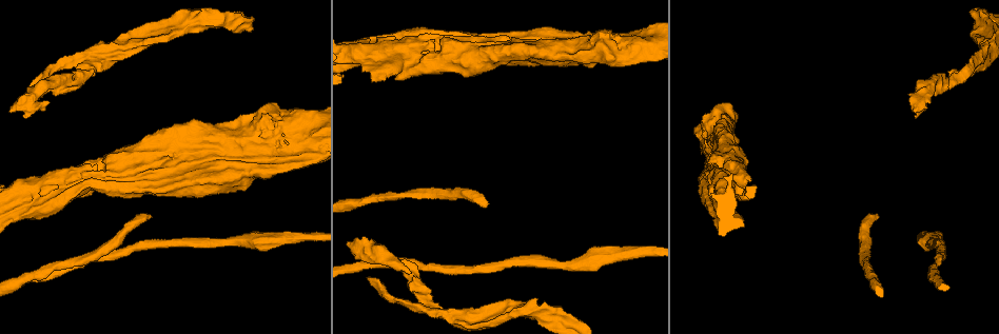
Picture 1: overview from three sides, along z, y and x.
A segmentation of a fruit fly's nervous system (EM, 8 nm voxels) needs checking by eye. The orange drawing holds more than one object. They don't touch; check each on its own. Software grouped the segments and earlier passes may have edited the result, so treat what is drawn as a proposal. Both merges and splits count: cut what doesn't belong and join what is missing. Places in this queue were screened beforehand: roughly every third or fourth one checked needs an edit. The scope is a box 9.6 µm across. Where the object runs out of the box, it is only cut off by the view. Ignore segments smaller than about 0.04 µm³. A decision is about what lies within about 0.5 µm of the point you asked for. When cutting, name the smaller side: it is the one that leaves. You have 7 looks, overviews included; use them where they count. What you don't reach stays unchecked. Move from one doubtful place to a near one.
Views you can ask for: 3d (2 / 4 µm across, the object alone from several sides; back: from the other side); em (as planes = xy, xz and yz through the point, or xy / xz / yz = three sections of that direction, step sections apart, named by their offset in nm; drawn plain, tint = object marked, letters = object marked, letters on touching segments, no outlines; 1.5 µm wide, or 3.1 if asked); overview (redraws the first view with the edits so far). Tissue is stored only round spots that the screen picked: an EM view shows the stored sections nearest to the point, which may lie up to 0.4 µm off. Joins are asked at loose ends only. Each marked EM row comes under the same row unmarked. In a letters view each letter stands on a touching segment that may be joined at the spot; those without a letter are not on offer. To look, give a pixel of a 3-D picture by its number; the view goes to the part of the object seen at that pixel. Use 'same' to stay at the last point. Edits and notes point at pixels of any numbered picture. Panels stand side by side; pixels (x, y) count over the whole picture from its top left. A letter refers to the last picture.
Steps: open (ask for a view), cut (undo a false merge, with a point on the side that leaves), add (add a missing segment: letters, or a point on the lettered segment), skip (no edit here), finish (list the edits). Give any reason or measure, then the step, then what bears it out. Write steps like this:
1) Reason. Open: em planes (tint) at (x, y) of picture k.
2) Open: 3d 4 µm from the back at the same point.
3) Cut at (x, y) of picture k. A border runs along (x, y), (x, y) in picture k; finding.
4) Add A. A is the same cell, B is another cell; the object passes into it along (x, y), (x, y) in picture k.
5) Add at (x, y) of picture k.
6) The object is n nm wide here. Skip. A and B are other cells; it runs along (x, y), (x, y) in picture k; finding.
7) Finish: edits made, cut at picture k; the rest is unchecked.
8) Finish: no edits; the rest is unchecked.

Side arm on a straight run. Open: em yz step 8 (letters) at (113, 54) of picture 1.

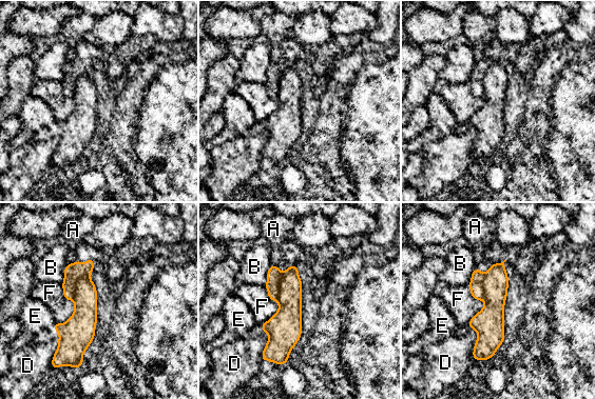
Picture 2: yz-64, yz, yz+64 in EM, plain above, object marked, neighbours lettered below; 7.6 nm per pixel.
The longest contact is with F, 320 nm. Cut at (73, 273) of picture 2. A, B, D, E and F are other cells; a border runs along (89, 275), (77, 281), (72, 299) in picture 2; a second neuron is stuck on.

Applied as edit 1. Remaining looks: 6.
Open: overview.

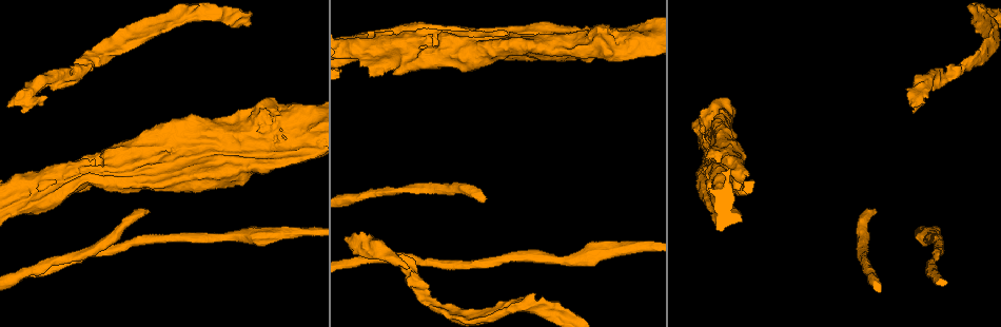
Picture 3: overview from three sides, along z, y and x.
Free end. Open: em xy step 8 (letters) at (484, 200) of picture 3.

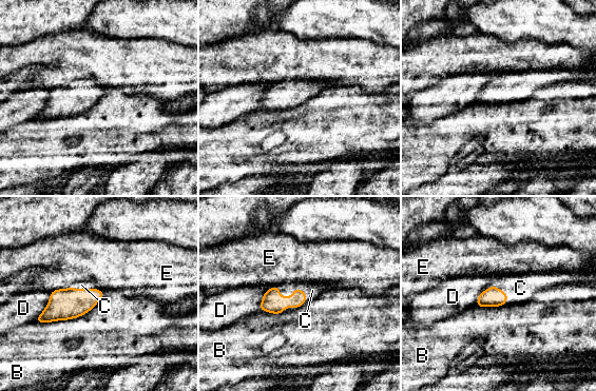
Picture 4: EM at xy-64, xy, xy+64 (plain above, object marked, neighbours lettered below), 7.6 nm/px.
Open: em planes (letters) at the same point.

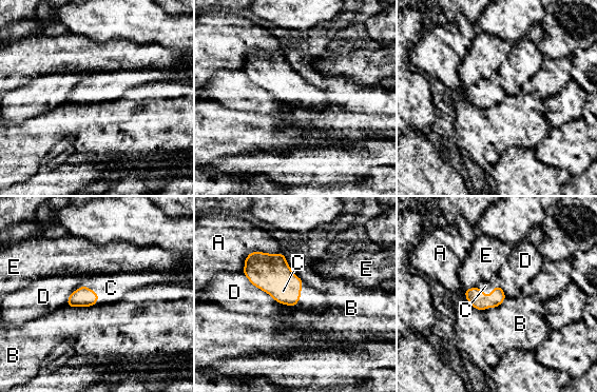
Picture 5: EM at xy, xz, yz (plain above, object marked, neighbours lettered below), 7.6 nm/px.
Add C. C is the same cell, A, B, D and E are other cells; the object passes into it along (265, 271), (283, 288), (283, 291) in picture 5; it goes on there.

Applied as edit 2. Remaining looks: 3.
Finish: edits made, cut at picture 2, add at picture 5; the rest is unchecked.

